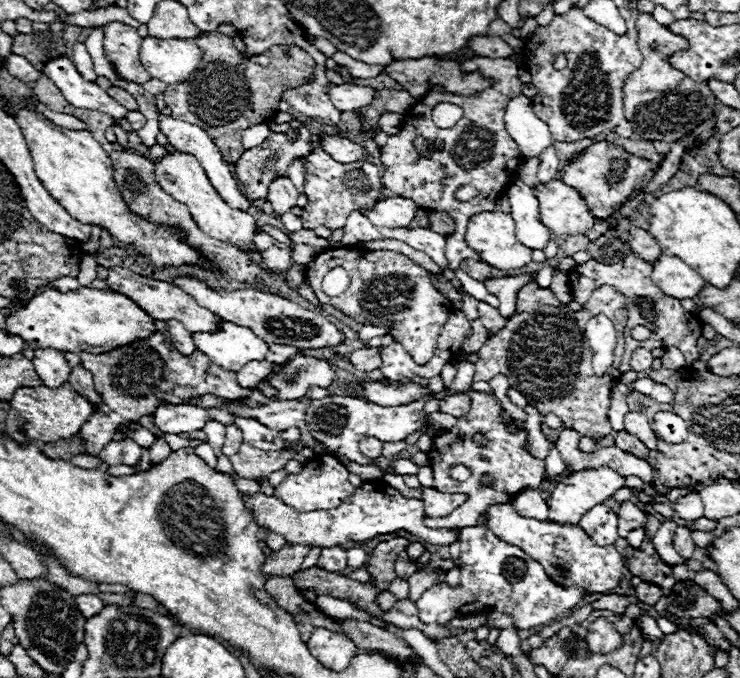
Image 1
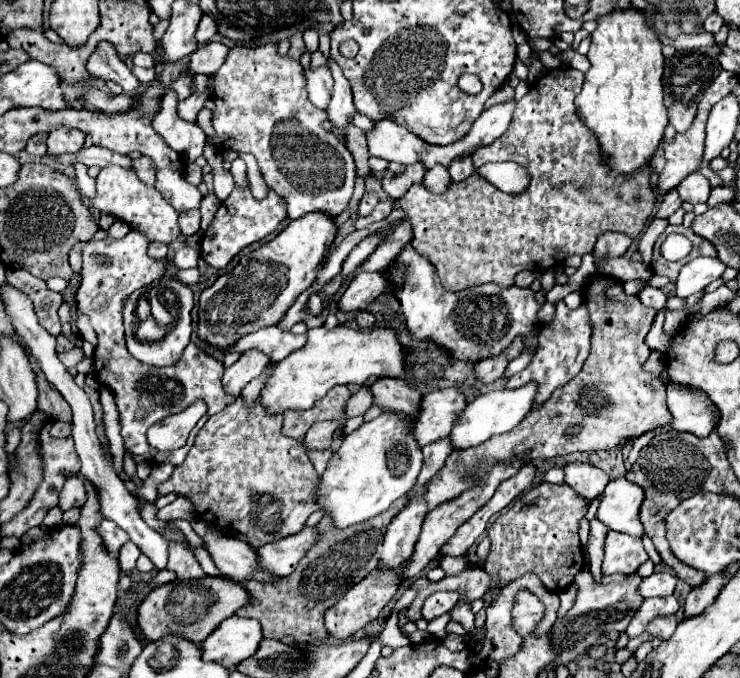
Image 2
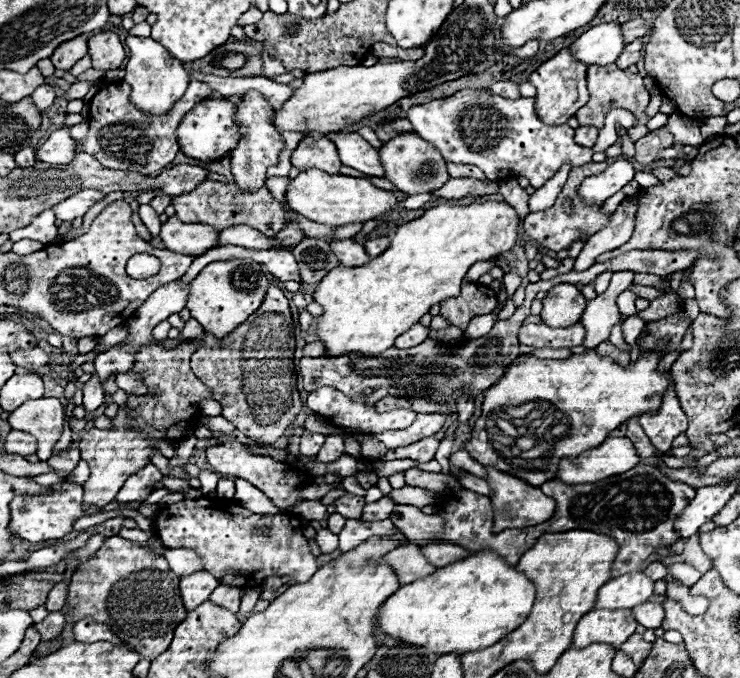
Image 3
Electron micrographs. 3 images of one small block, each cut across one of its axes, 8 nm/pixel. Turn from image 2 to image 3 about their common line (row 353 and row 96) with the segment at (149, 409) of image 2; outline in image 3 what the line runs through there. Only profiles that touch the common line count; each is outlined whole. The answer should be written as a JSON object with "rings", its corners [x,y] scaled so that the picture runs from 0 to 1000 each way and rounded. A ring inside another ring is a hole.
{"rings":[[[257,118],[257,127],[243,150],[235,153],[230,168],[224,171],[224,189],[222,180],[214,183],[208,174],[200,174],[195,165],[189,165],[181,153],[176,153],[176,127],[170,121],[149,124],[138,130],[122,150],[122,189],[119,201],[108,209],[108,221],[124,227],[138,245],[146,245],[151,251],[176,251],[189,257],[211,257],[224,242],[230,242],[241,224],[241,204],[238,192],[249,174],[251,165],[262,159],[265,150],[273,150],[284,142],[284,130],[268,118]]]}

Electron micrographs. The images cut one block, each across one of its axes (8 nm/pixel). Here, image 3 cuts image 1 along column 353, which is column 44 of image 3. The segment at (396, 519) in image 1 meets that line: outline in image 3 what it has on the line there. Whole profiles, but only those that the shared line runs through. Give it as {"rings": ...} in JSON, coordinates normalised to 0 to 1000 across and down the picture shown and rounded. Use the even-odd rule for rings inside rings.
{"rings":[[[81,714],[78,726],[73,729],[51,729],[51,732],[35,732],[35,735],[19,735],[16,737],[16,767],[14,767],[14,788],[16,791],[27,791],[43,802],[49,799],[59,799],[59,796],[78,796],[78,794],[86,794],[89,788],[97,785],[97,773],[108,764],[108,761],[116,761],[116,755],[111,755],[111,717],[103,717],[103,714]]]}

